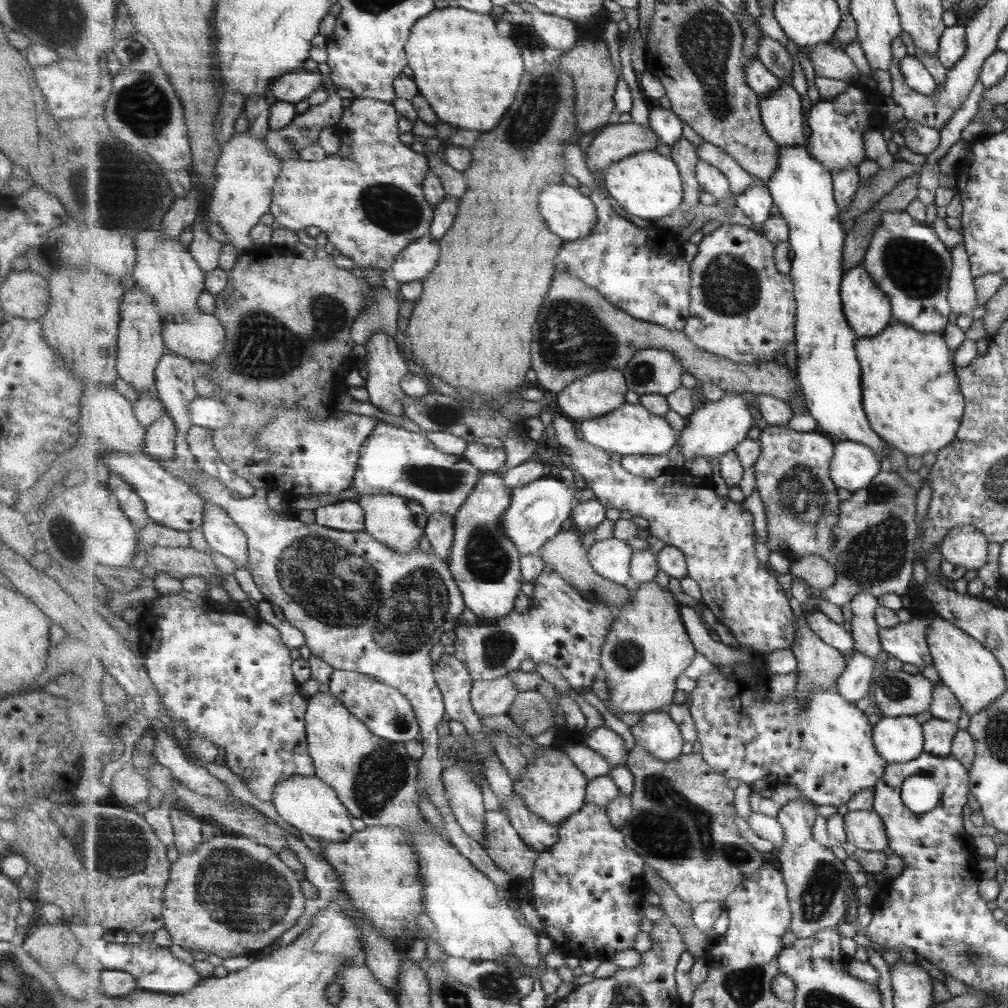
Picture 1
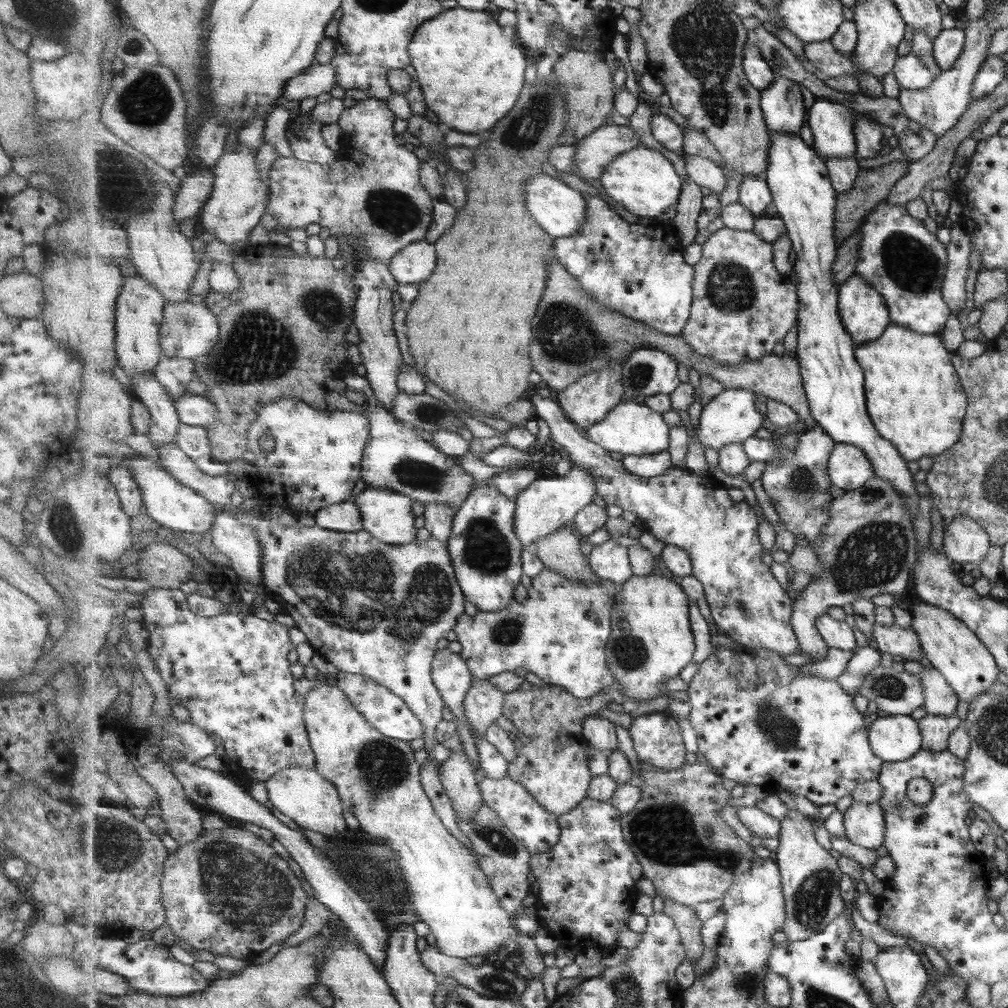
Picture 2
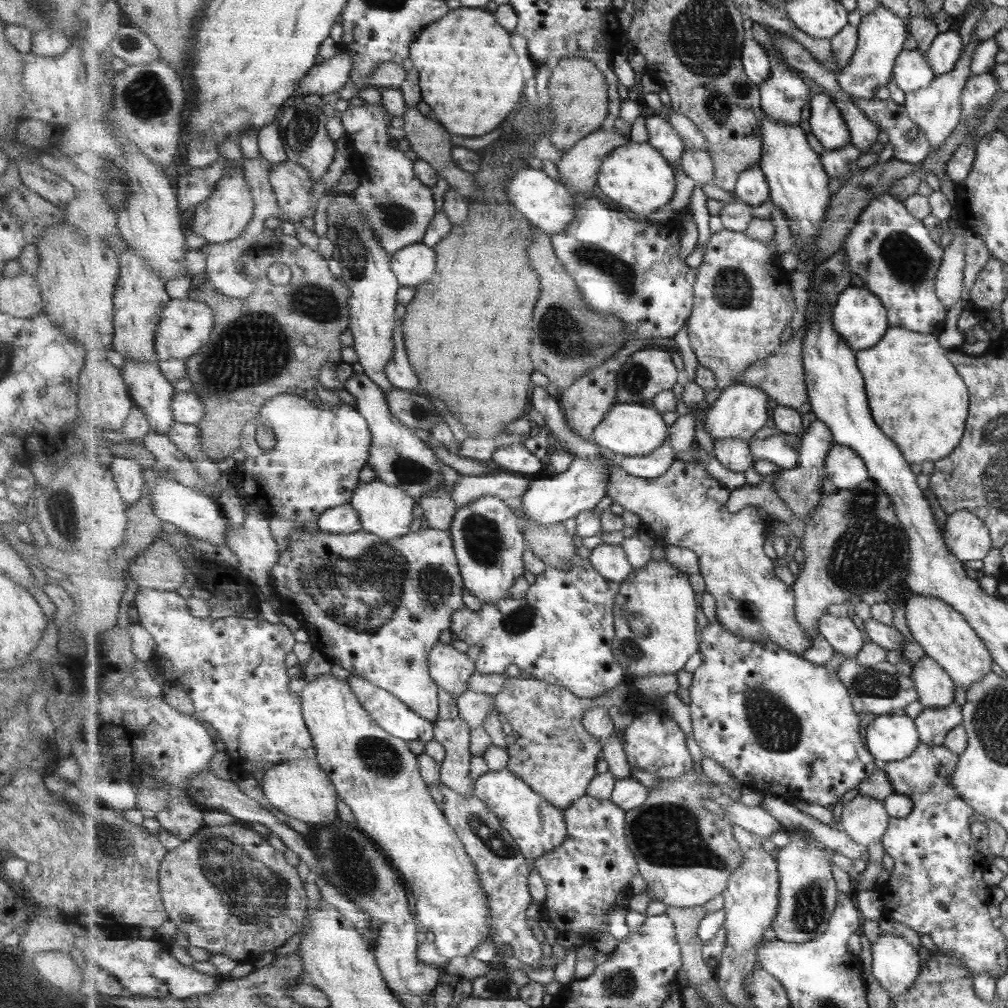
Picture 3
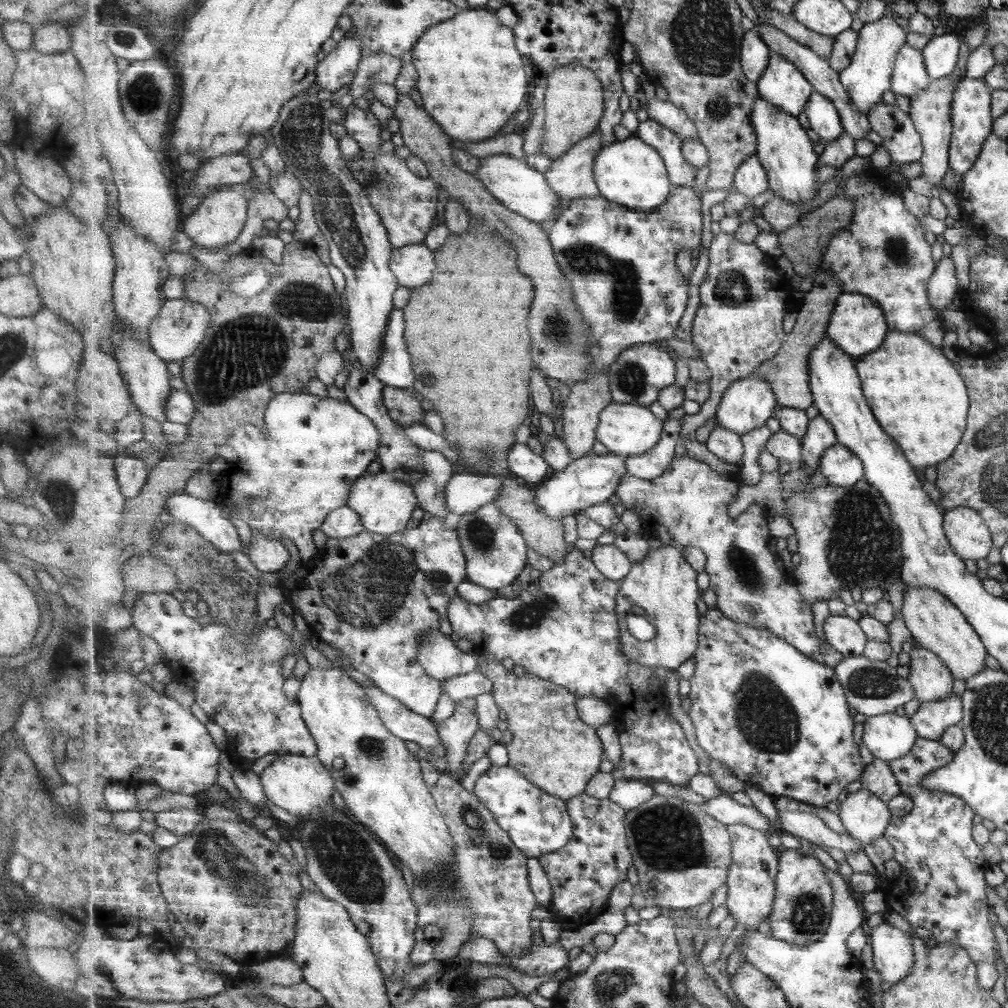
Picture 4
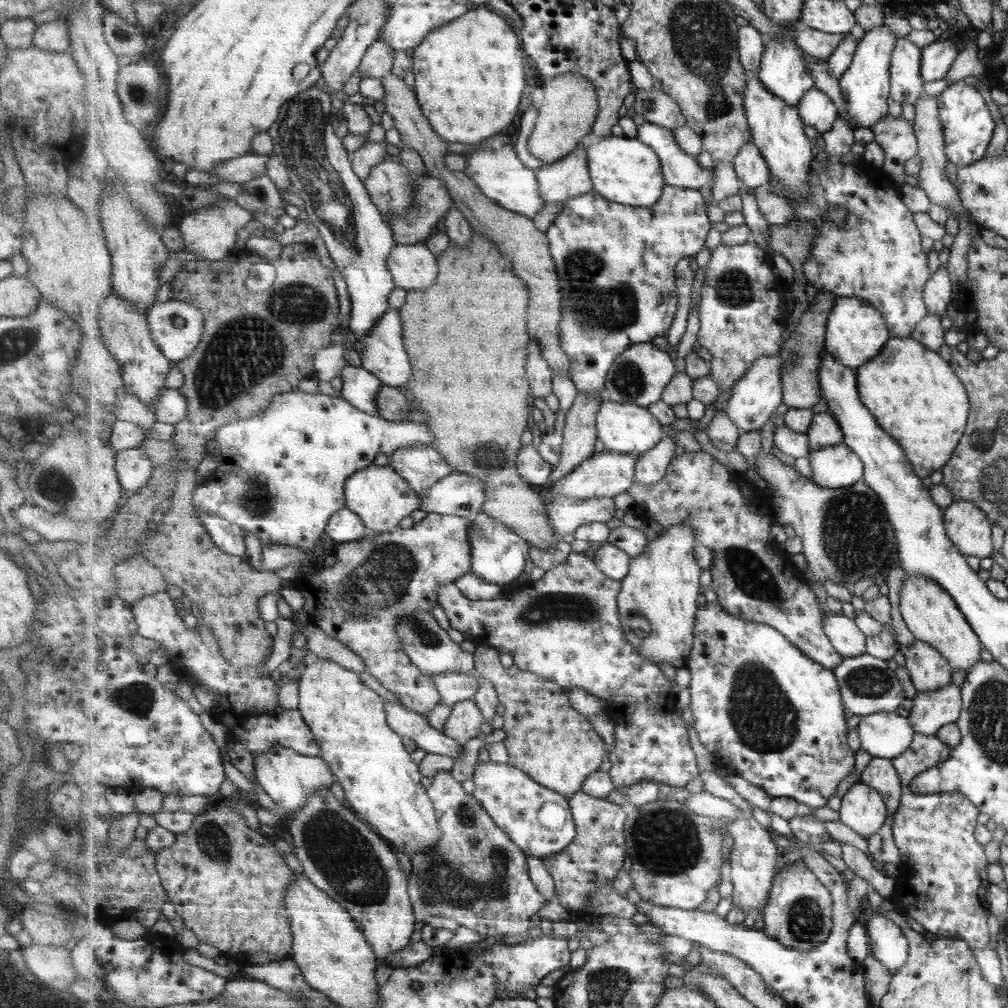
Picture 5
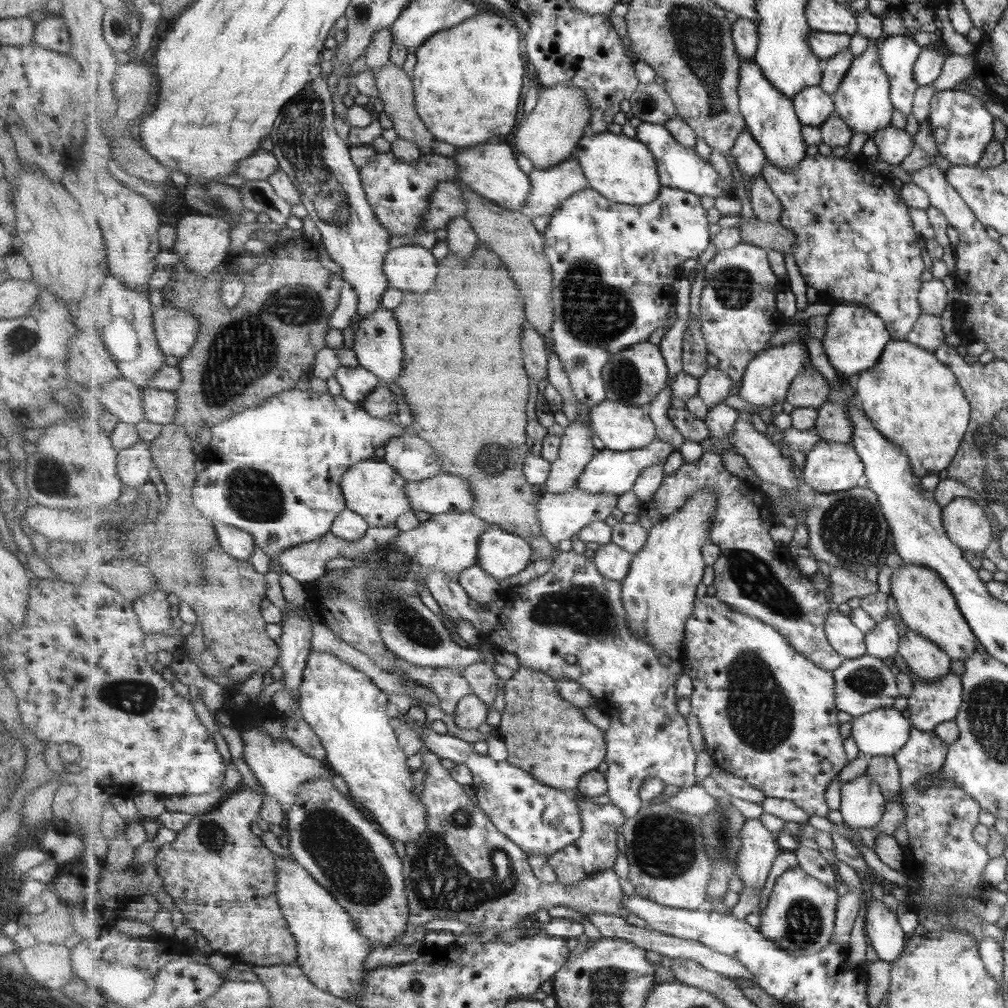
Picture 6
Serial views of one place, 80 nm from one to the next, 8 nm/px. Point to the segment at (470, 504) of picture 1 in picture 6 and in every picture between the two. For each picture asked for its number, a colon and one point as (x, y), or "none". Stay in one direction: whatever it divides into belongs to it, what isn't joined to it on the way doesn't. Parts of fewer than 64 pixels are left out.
2: (487, 556)
3: (489, 540)
4: (496, 551)
5: (500, 555)
6: (502, 554)

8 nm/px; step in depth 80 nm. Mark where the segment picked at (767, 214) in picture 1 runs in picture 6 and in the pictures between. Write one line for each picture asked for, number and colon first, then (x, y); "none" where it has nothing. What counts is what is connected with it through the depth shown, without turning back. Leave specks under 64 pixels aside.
2: (755, 194)
3: (753, 188)
4: (751, 179)
5: (751, 169)
6: (750, 157)

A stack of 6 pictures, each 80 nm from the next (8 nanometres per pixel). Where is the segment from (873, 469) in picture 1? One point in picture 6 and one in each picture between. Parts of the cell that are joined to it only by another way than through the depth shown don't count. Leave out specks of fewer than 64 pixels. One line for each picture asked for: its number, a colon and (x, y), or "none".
2: (850, 468)
3: (847, 470)
4: (841, 467)
5: (837, 466)
6: (830, 467)

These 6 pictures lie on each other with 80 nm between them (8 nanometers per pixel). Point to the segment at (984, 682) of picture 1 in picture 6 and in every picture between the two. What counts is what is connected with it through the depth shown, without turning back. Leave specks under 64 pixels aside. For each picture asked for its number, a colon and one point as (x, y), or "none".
2: (955, 652)
3: (942, 633)
4: (935, 625)
5: (932, 617)
6: (925, 605)

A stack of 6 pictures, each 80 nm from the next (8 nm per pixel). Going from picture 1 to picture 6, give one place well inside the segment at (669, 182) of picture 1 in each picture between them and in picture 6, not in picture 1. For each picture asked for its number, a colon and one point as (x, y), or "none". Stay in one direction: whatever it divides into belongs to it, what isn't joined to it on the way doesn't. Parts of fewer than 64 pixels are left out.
2: (643, 181)
3: (638, 177)
4: (629, 172)
5: (623, 169)
6: (622, 169)

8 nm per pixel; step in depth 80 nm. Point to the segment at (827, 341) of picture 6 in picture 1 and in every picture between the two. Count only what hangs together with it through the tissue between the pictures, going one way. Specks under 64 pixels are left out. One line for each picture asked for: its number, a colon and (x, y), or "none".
1: (867, 307)
2: (865, 312)
3: (860, 316)
4: (859, 325)
5: (857, 331)

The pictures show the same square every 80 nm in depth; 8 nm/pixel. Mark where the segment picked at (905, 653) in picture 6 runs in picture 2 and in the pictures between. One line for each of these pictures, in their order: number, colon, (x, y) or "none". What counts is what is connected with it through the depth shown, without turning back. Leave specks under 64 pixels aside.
2: (939, 700)
3: (934, 688)
4: (931, 681)
5: (928, 671)

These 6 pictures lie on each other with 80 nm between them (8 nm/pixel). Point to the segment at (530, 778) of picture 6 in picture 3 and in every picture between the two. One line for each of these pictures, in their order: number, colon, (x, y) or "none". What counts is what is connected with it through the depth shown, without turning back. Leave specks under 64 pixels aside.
3: (538, 826)
4: (539, 823)
5: (540, 821)

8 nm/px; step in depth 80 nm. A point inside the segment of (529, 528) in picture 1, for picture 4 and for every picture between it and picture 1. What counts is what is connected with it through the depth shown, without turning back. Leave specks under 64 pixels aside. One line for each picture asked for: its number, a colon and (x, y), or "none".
2: (544, 508)
3: (551, 500)
4: (590, 480)

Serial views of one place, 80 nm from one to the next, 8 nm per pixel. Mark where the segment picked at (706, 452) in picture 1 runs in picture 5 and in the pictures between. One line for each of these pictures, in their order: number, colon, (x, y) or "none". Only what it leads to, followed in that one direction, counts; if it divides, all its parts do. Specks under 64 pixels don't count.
2: (735, 415)
3: (741, 411)
4: (748, 404)
5: (753, 399)

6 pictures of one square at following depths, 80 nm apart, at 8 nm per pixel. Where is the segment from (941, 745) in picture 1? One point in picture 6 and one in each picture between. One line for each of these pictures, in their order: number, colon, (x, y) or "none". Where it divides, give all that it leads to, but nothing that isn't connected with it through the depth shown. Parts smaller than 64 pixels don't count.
2: (935, 730)
3: (933, 724)
4: (931, 719)
5: (931, 711)
6: (931, 703)

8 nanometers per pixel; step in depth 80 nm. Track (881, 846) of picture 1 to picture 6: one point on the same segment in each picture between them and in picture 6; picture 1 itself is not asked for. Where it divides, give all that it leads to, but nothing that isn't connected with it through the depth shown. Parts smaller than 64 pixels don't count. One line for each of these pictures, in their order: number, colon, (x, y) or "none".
2: (865, 824)
3: (865, 819)
4: (865, 816)
5: (863, 809)
6: (863, 805)

